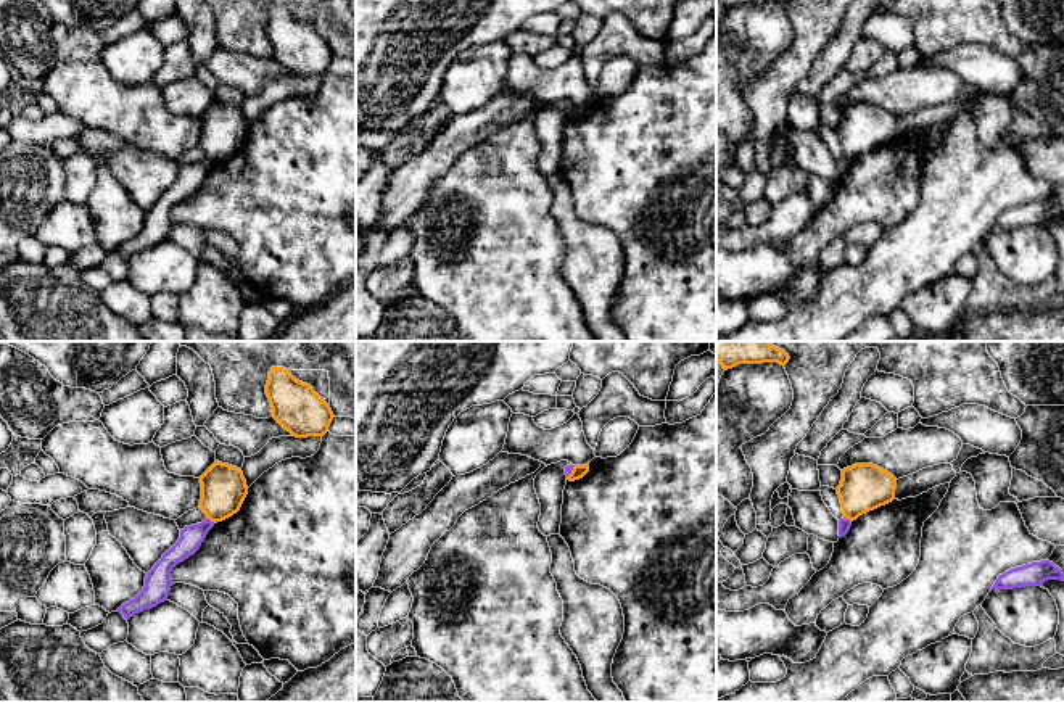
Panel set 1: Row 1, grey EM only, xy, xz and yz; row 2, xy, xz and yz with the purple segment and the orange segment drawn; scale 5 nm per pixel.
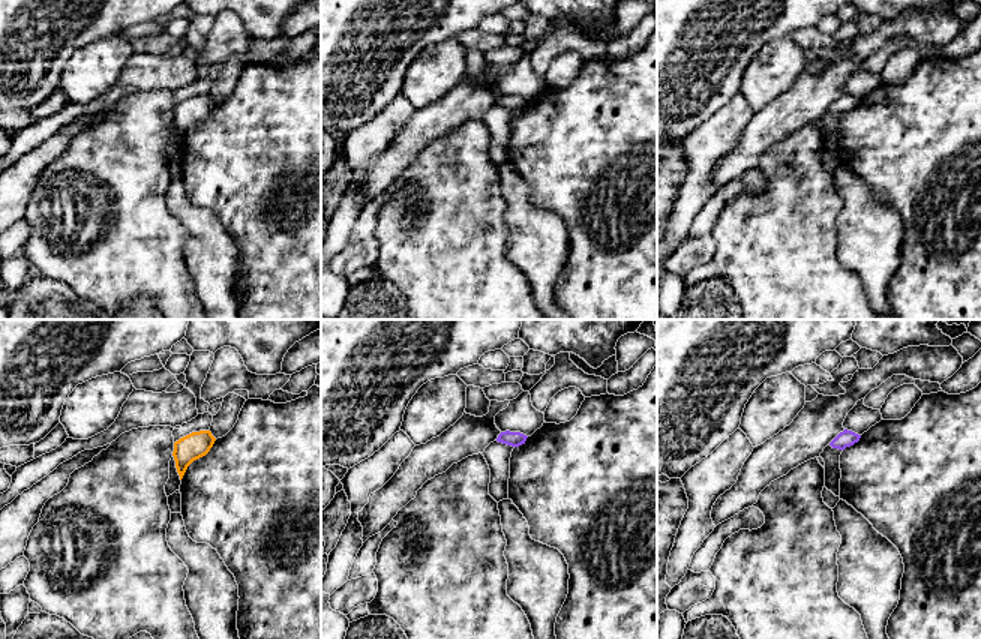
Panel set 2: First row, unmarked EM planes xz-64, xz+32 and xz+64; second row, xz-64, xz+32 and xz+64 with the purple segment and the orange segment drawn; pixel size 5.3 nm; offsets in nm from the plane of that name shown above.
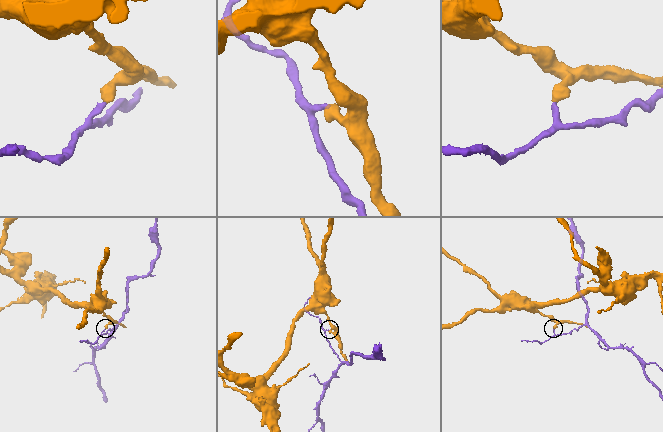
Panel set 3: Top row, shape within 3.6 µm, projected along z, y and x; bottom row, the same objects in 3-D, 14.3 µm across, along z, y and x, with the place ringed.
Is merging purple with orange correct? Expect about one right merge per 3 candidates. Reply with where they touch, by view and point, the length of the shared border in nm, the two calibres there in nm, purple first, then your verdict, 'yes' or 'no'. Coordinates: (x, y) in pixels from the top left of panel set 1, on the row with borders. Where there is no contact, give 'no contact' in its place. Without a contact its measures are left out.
contact xy (210, 520); length 50 nm; calibres 120 and 220 nm; no

